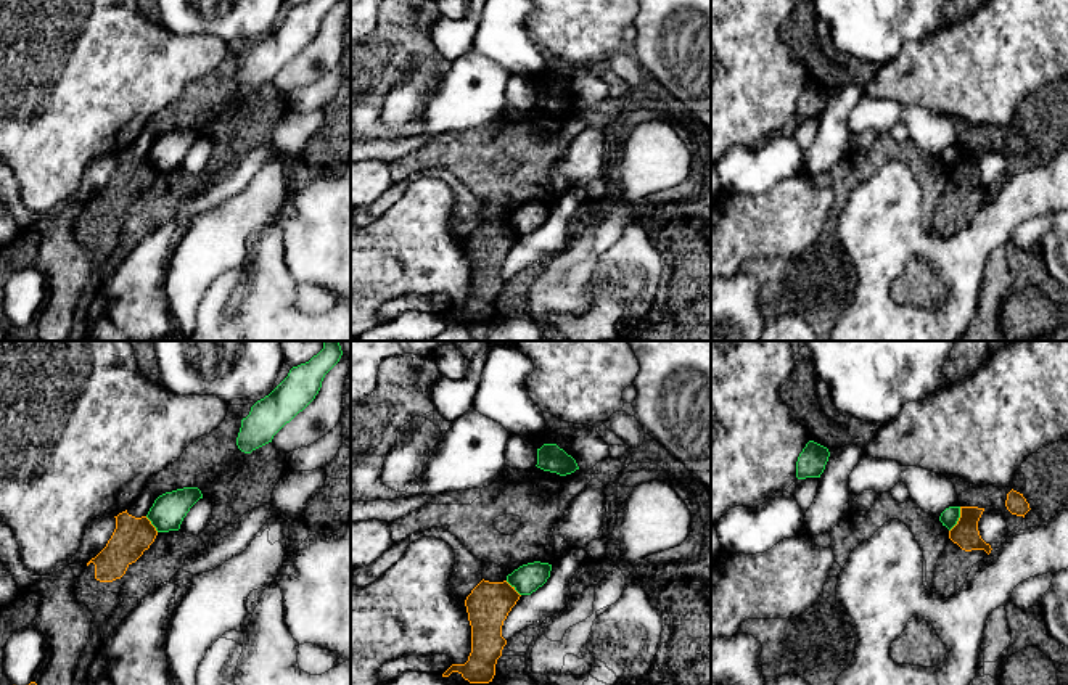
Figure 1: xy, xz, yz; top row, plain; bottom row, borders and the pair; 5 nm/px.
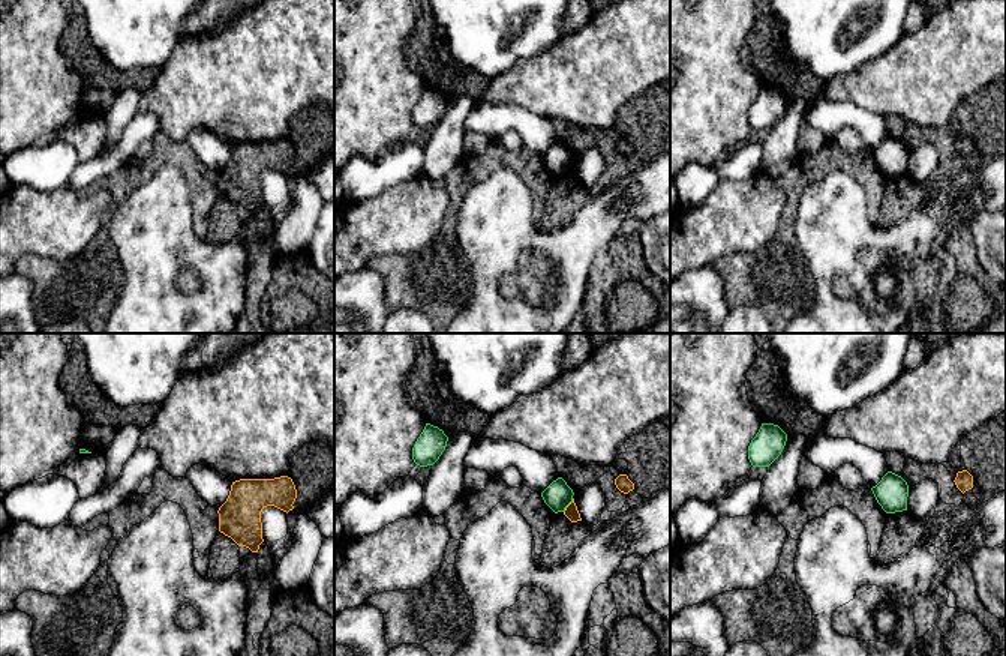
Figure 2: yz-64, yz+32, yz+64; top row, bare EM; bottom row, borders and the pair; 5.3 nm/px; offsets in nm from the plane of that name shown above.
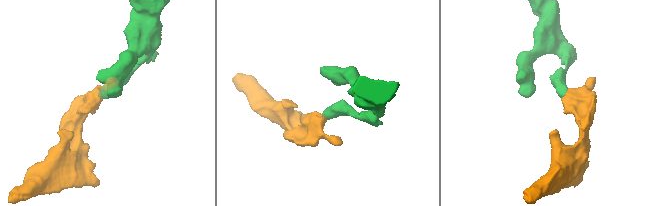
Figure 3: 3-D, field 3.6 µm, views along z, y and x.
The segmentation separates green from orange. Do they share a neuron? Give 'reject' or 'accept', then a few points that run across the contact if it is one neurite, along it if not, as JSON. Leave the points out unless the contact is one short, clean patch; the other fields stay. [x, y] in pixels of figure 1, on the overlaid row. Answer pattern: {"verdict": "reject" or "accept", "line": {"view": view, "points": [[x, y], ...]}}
{"verdict": "reject", "line": {"view": "yz", "points": [[961, 507], [961, 516], [949, 531]]}}

